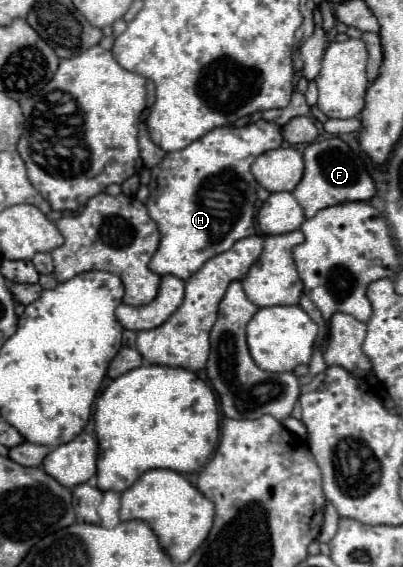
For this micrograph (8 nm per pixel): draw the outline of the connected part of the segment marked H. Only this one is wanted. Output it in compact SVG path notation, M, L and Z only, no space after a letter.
M260 119L256 123L248 123L246 127L214 127L200 139L192 141L188 147L180 151L166 153L164 159L152 167L150 179L150 199L146 203L150 217L156 221L160 229L160 247L150 259L150 269L158 275L176 275L186 281L194 275L210 257L228 251L238 239L254 235L254 203L256 203L256 181L250 173L250 165L258 155L270 149L278 149L282 145L282 127Z

